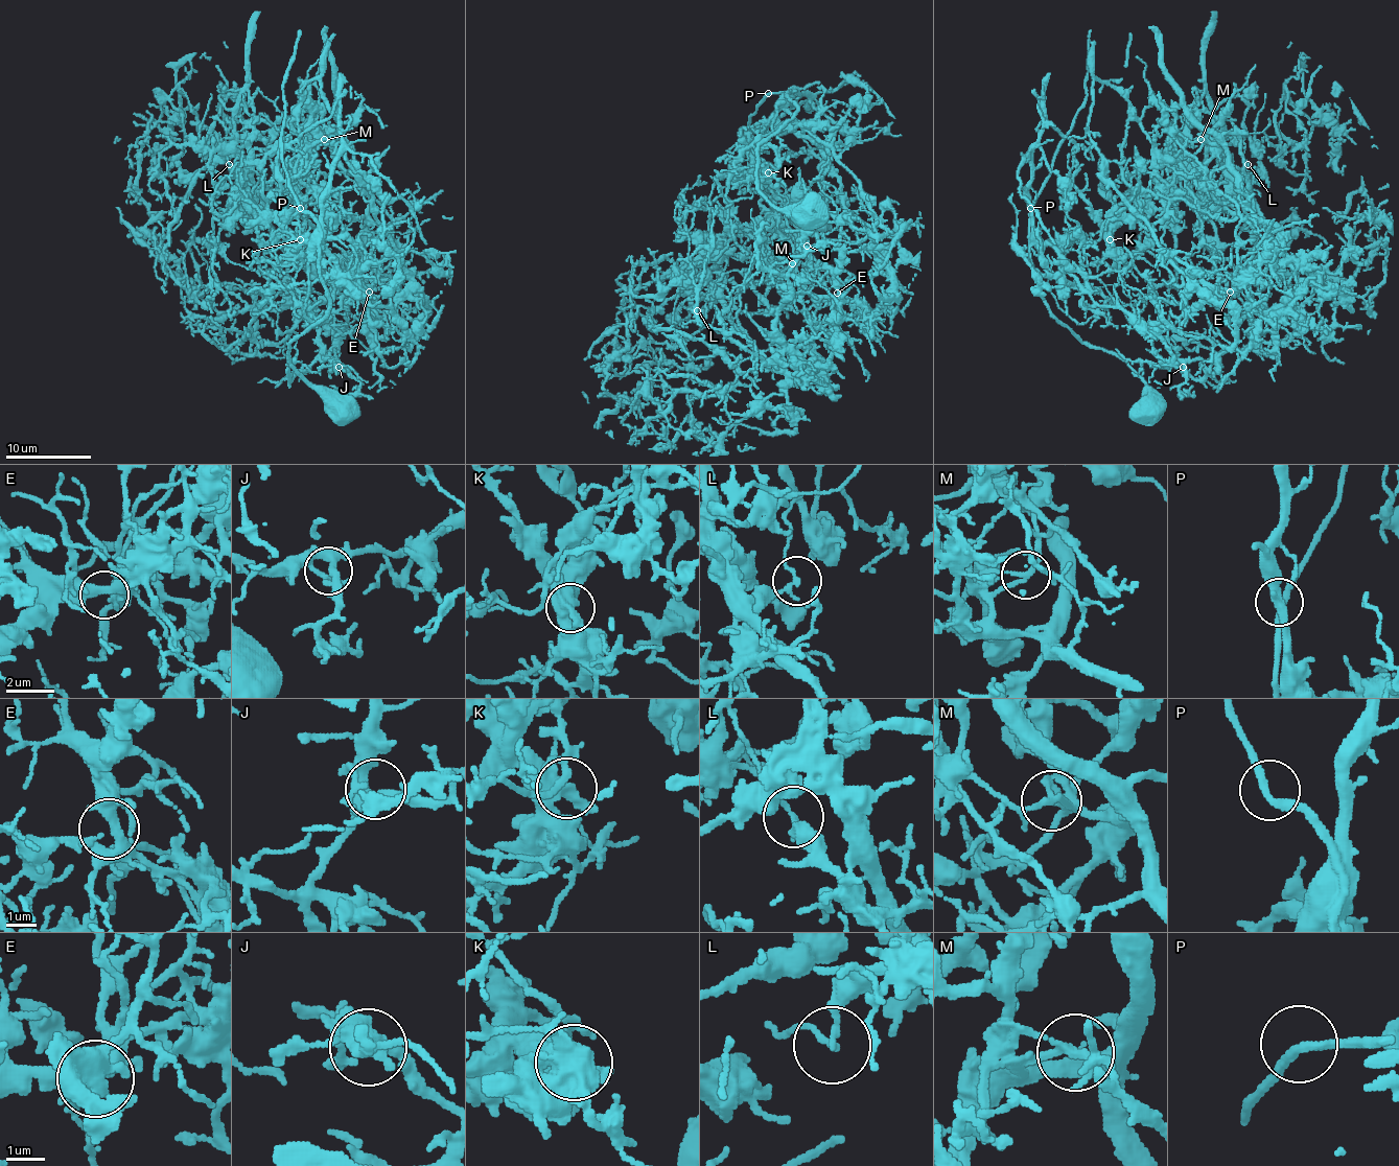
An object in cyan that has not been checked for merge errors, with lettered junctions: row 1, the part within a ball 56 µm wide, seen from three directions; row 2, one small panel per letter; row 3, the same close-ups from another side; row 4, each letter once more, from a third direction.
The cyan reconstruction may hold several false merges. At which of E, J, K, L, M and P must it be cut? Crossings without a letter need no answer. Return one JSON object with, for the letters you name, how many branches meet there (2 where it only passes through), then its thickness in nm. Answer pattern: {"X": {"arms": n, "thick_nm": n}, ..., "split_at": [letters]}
{"K": {"arms": 2, "thick_nm": 480}, "L": {"arms": 2, "thick_nm": 160}, "M": {"arms": 3, "thick_nm": 160}, "split_at": ["K", "L", "M"]}

